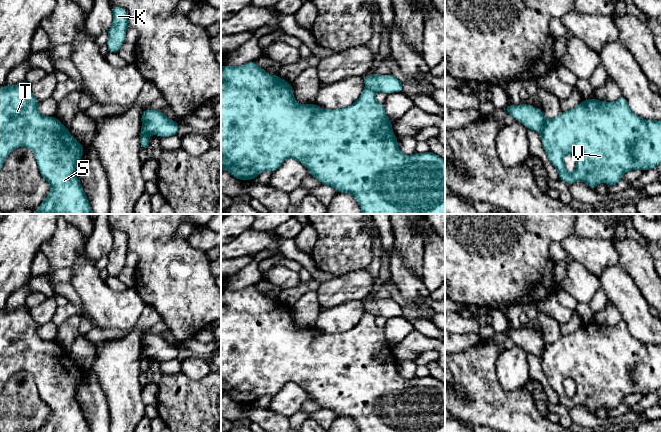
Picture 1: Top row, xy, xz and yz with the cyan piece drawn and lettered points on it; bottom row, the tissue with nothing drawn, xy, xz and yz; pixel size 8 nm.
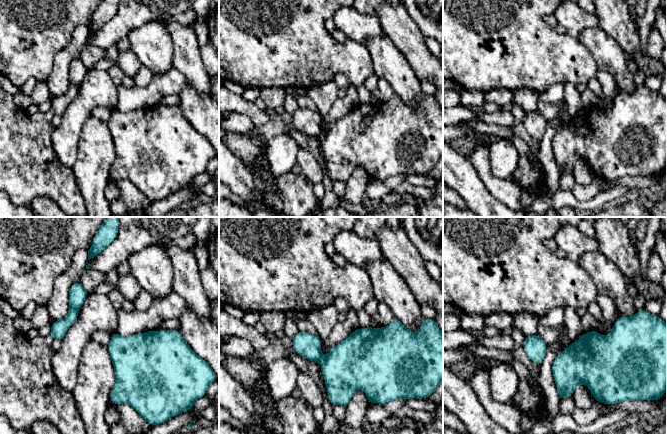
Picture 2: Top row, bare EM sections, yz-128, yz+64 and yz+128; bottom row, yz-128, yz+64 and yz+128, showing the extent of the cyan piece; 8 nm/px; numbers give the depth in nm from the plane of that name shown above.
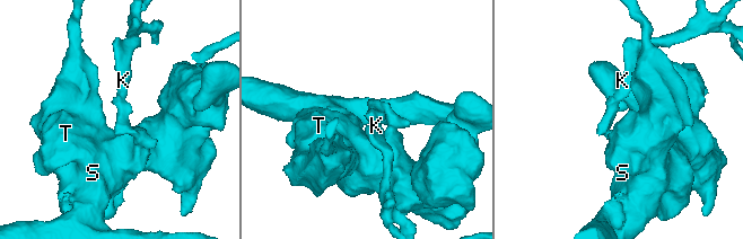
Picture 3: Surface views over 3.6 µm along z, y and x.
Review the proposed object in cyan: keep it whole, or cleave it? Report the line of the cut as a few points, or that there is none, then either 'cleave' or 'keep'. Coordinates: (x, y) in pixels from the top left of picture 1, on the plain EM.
yz (546, 344), (541, 357) | cleave

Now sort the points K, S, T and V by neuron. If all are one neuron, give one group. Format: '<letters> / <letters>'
K / S T V

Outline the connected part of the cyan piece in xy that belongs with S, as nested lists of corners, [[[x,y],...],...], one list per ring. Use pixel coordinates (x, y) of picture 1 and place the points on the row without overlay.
[[[30,308],[4,309],[0,313],[0,394],[7,380],[17,371],[33,375],[41,400],[50,408],[51,415],[38,432],[91,432],[81,406],[76,399],[77,388],[83,381],[81,369],[56,341],[47,341],[38,335],[39,324],[32,318]]]

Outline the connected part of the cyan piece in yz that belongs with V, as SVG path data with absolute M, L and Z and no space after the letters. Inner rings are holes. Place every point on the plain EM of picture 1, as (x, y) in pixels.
M623 320L614 326L596 322L583 324L573 333L547 343L541 365L561 405L569 409L586 406L592 414L601 406L614 410L628 395L647 395L661 387L661 345L642 343L631 335ZM566 378L575 381L573 396L568 396L564 389L563 380Z

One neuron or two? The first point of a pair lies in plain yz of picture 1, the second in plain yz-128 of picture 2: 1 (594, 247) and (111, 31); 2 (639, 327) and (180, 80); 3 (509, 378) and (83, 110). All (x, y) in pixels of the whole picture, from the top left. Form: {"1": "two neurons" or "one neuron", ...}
{"1": "two neurons", "2": "two neurons", "3": "one neuron"}

